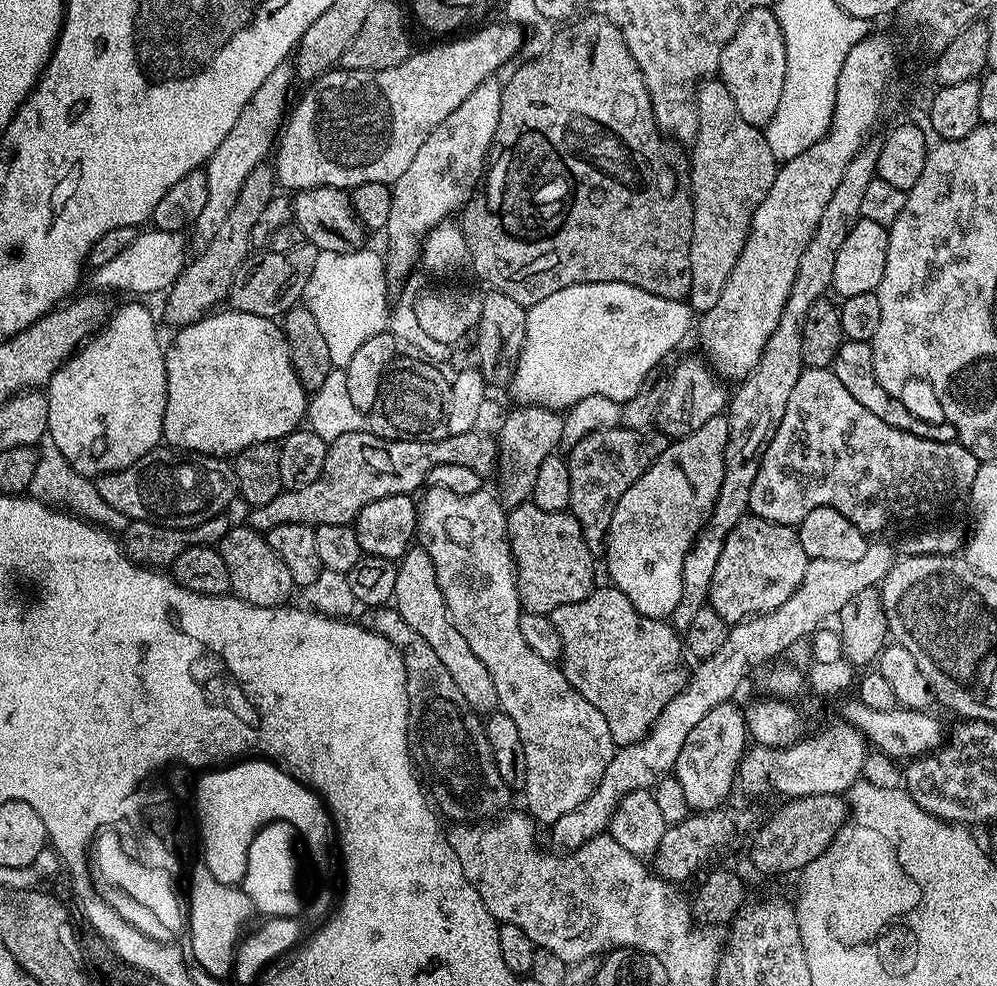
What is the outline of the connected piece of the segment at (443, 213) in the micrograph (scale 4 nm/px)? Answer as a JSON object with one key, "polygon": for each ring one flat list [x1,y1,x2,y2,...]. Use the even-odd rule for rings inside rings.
{"polygon":[[496,78,482,81,426,138,413,162,391,185,392,201,386,229,386,271,389,277,404,276,415,264,417,267,424,237,452,215,455,217,476,195,488,163,494,130,498,130,498,114,502,110,501,87,501,81]]}

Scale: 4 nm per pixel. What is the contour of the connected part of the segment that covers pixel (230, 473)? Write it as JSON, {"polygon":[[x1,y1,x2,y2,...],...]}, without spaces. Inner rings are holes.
{"polygon":[[157,446,138,462,117,472,95,477,102,501,129,521,145,520,163,528,202,526,215,516,223,516,232,503,237,503,240,487,235,467,219,456,181,455,177,449],[181,459,181,460,180,460]]}

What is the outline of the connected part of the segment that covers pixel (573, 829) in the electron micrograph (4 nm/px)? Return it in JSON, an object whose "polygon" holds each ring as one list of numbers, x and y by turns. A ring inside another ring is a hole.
{"polygon":[[869,543,866,554,858,558,858,562,833,562,831,558,809,560,806,574,802,574,802,582,782,606,772,612,761,612,729,627,726,642,718,646,714,654,703,657,695,669,691,669,688,682,679,694,672,699,658,714,652,728,638,742,625,748,617,748,612,755,610,766,606,766,606,774,598,782,598,786,570,814,562,814,550,825,552,840,560,850,581,848,590,838,601,835,609,827,611,818,620,800,632,791,655,789,656,783,675,769,678,754,682,754,682,746,690,730,714,710,714,706,727,704,740,688,740,683,755,670,759,664,775,661,791,644,800,639,811,637,828,619,839,617,842,606,858,594,858,590,876,588,894,563,892,548,888,544]]}

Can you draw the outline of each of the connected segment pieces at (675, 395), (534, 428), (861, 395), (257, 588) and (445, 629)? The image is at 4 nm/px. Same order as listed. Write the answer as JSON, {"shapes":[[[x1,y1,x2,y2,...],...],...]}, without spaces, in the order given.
{"shapes":[[[699,355,688,356,676,364,672,377,667,377,664,396,656,411,655,427,669,438,679,438,702,430,710,418,721,415,730,403,730,392,725,381,715,375]],[[516,406,506,415,504,425,498,435,498,496,505,505,515,506,525,503,534,490,534,478,538,478,538,466,547,456,557,451,562,444,563,415,550,408]],[[845,340,840,349,836,351,836,358,832,361,830,367,835,372,838,382,842,382,842,386,846,386,846,390,850,390,850,395,857,402,862,402,862,406,866,406,866,410,870,410,870,414,874,414,877,418,882,418,882,422,886,422,886,426,894,426,898,430,909,432,922,438,930,438,934,442,953,442,956,440,956,431,952,424,947,422,931,424,930,421,923,420,920,416,915,416,899,400,901,398,899,395,882,390,878,378,874,378,874,358,872,357,872,346,869,341]],[[234,526,221,538,218,545,222,554,222,562,226,562,226,570,230,573,231,591,240,599,254,606,278,608,289,603,294,593,294,585,290,578,290,570,286,570,286,562,270,550,267,535,256,531,251,526]],[[413,546,408,549,405,556,400,557,396,565,392,600,396,613,406,622,406,626,410,626,415,632,422,634,426,642,430,642,434,654,438,654,438,662,446,666,450,678,454,678,454,686,462,690,462,698,466,698,470,710,474,710,481,718,497,711,500,703,498,690,494,690,494,678,490,678,490,670,482,666,478,654,470,650,466,638,462,638,462,634,458,634,458,630,452,624,452,619,448,616,448,607,442,598,442,590,436,581,436,567,423,546]]]}

